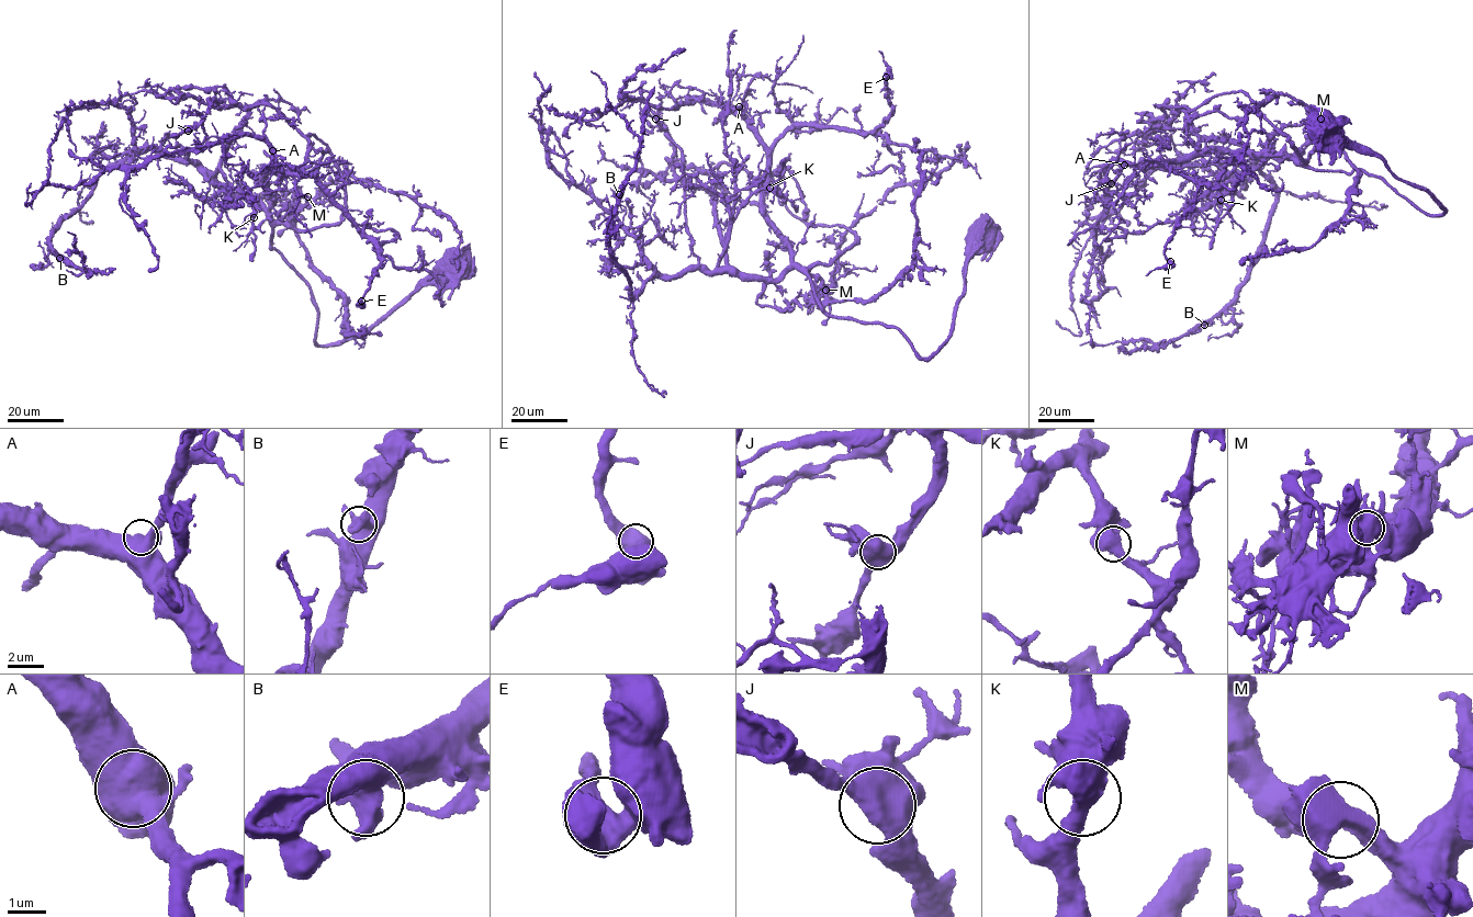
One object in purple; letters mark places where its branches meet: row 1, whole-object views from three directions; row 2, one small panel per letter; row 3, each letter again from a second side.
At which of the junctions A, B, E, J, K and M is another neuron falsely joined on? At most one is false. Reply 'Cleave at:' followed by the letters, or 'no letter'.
Cleave at: no letter

